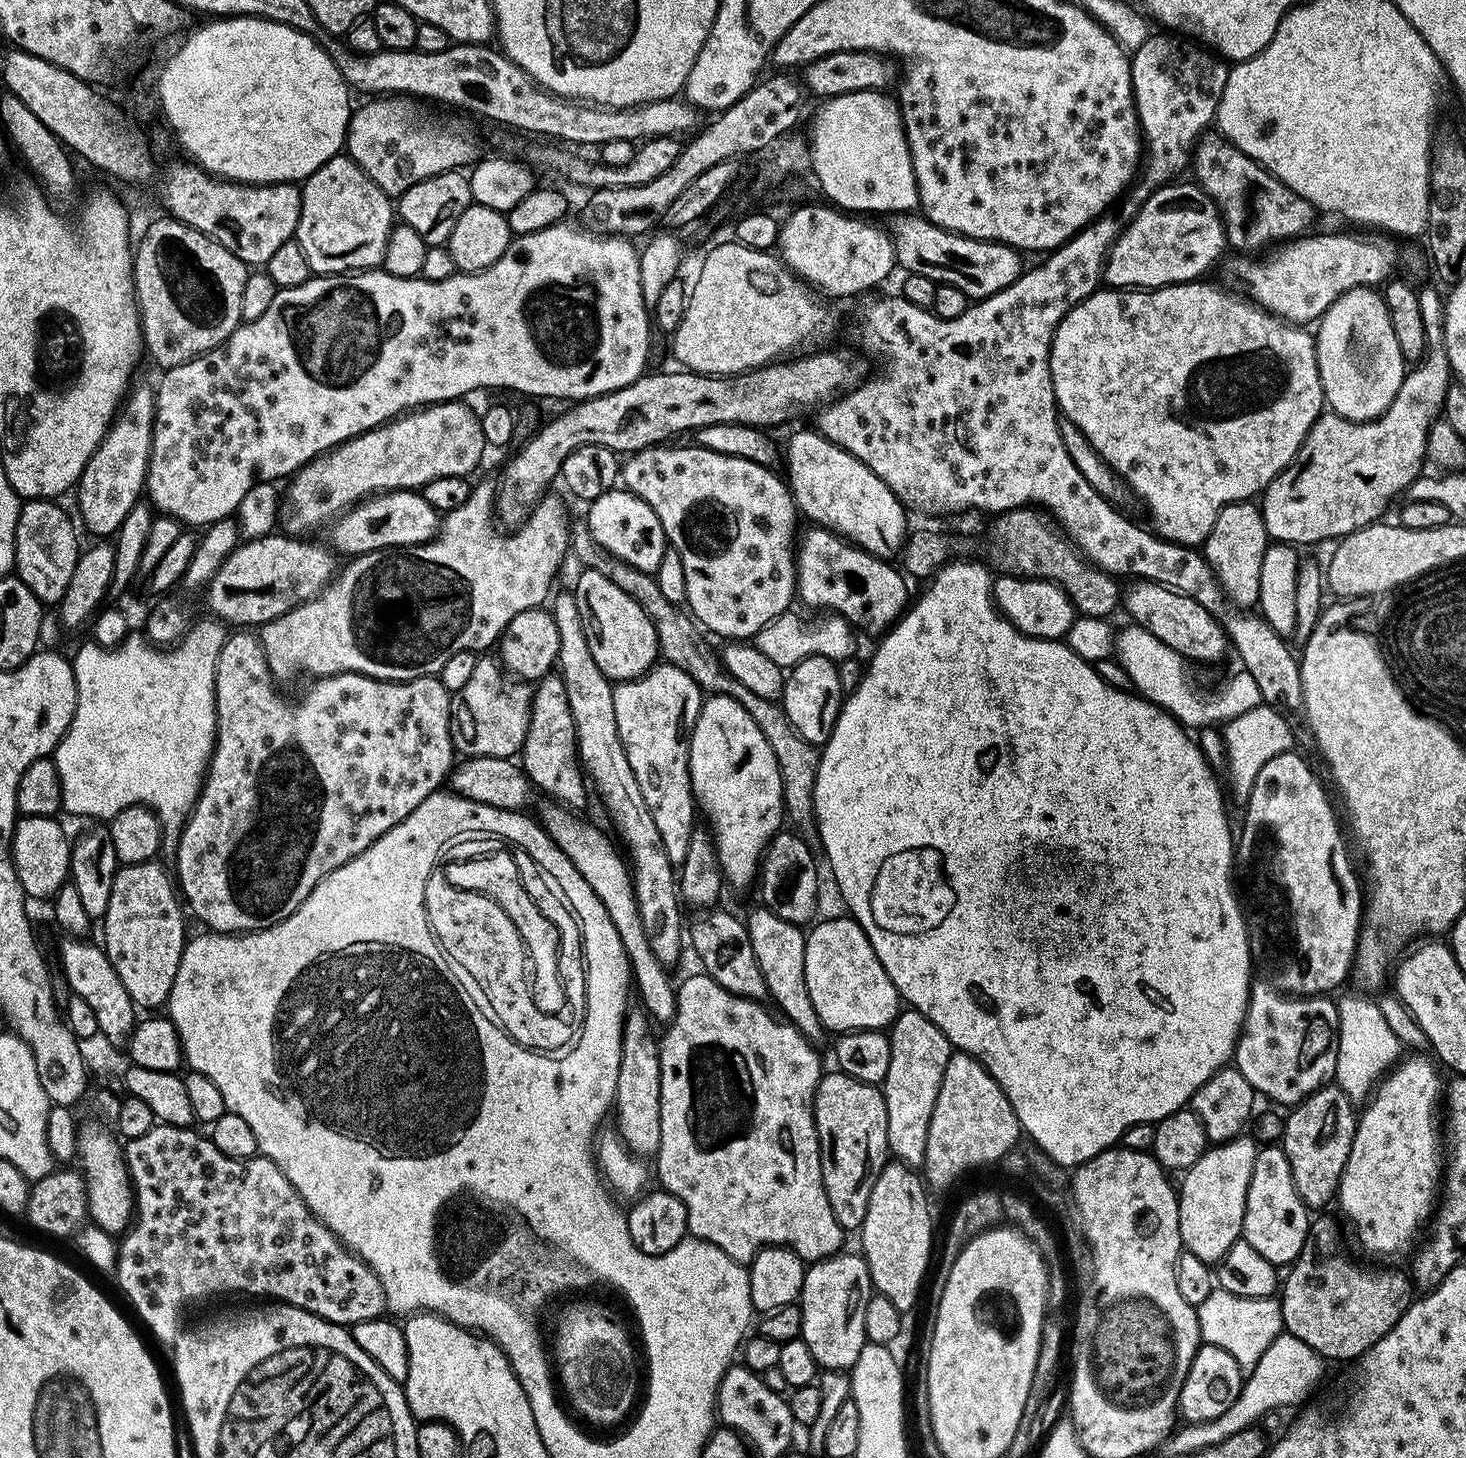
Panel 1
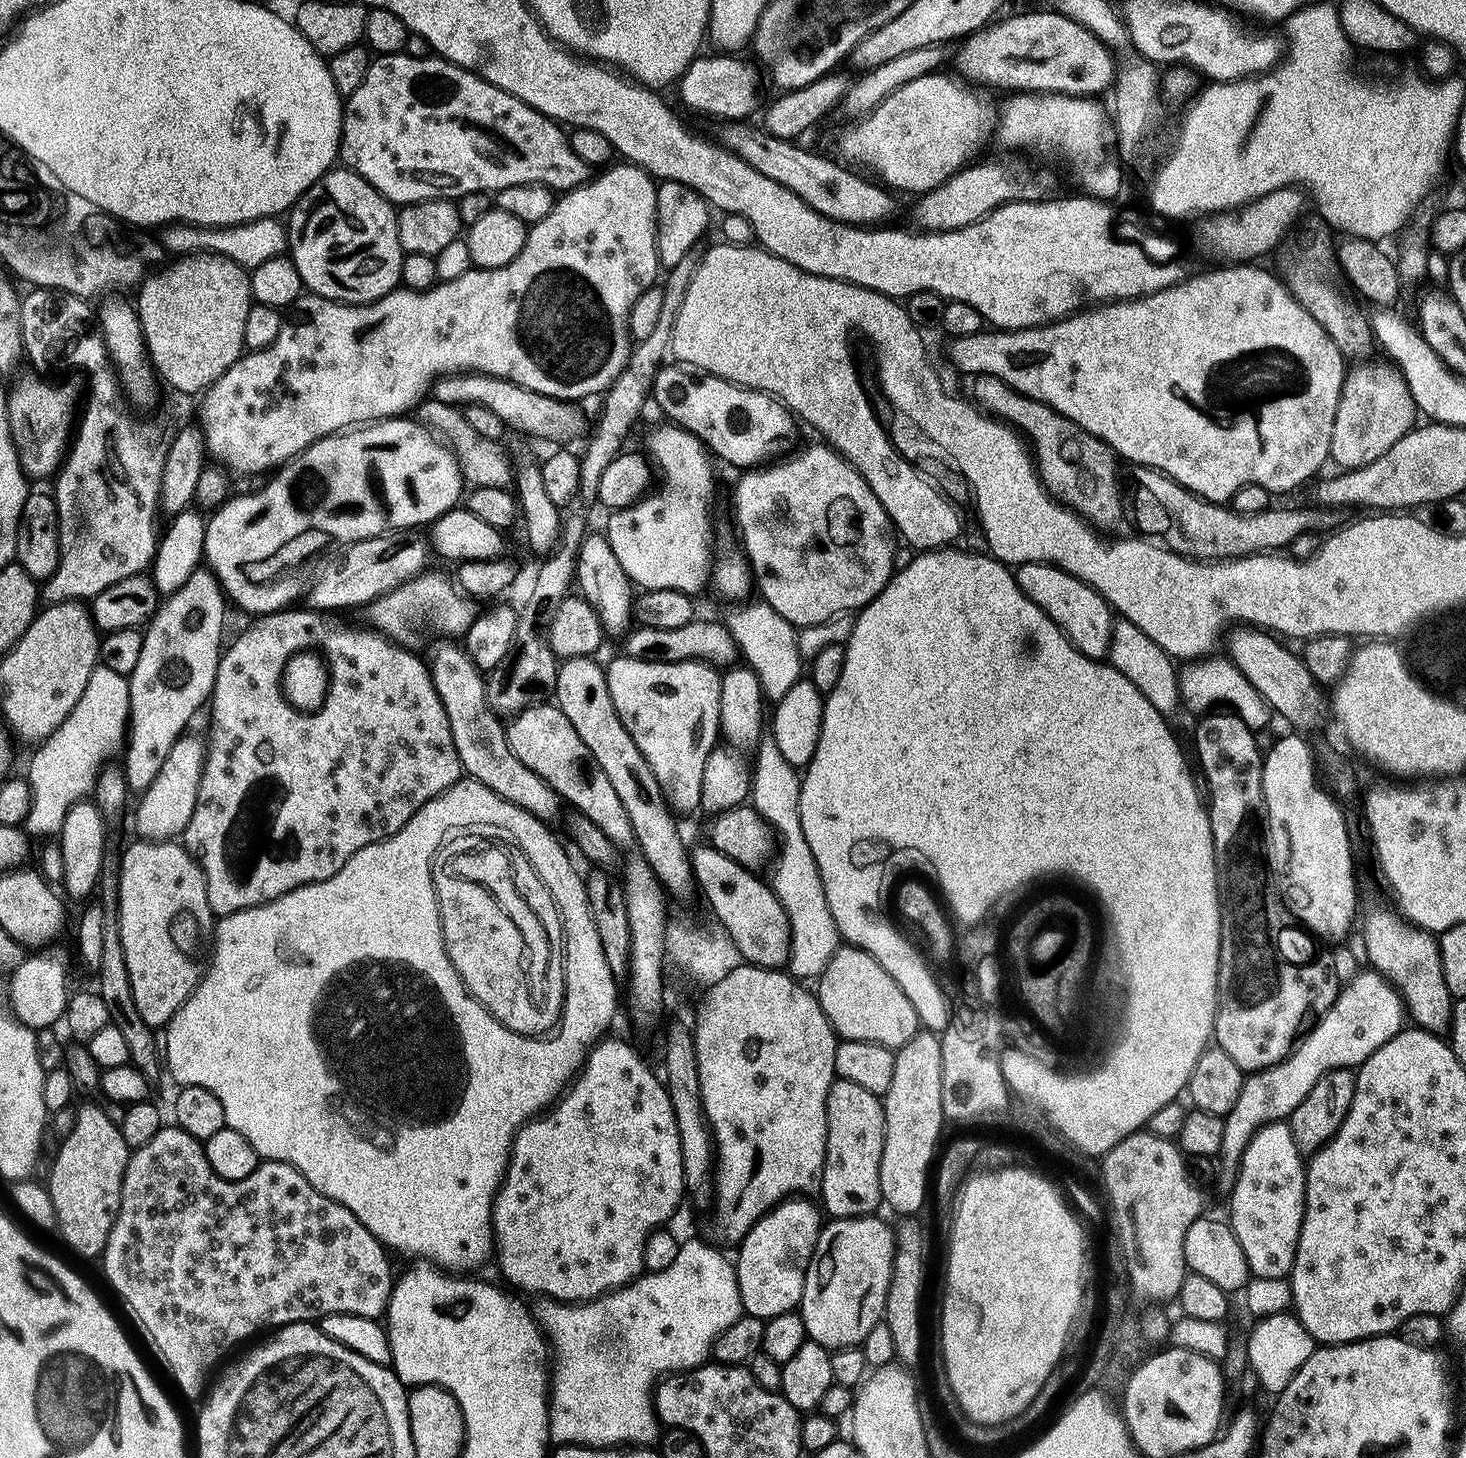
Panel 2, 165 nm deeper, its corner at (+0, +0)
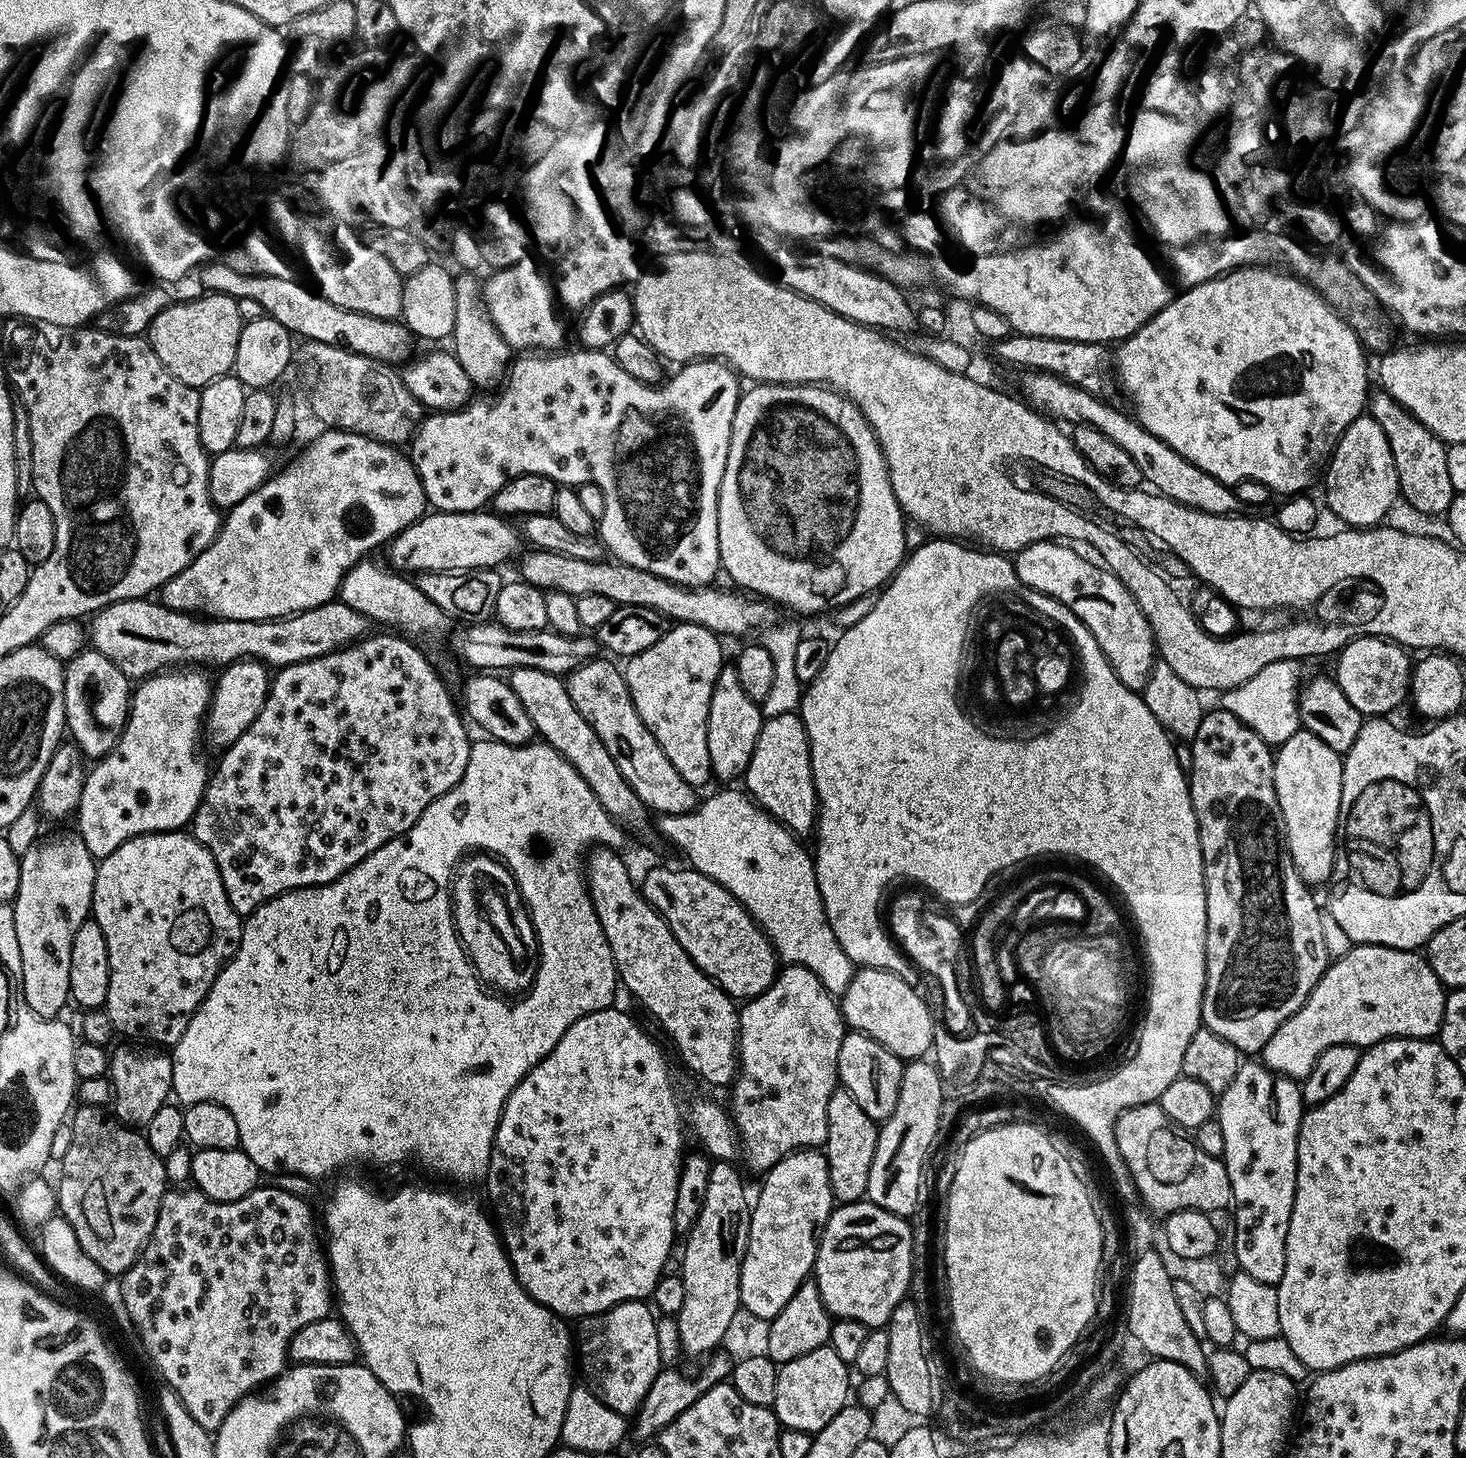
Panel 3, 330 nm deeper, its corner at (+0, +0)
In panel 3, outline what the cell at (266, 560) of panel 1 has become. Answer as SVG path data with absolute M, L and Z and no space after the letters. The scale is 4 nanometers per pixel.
M492 510L429 511L392 537L386 548L387 563L401 574L447 574L470 568L499 569L503 560L517 555L516 547L522 544L517 529L515 532L507 522L503 515Z

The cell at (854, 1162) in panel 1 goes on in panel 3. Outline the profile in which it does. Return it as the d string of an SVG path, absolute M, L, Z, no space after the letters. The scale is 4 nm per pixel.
M837 1086L830 1094L830 1102L826 1106L826 1118L828 1119L828 1137L822 1145L822 1151L825 1158L828 1160L828 1170L830 1178L830 1186L832 1187L832 1195L840 1204L853 1204L855 1200L863 1200L868 1195L868 1183L870 1182L870 1166L874 1162L874 1150L872 1145L872 1132L878 1127L877 1121L870 1118L870 1114L866 1114L866 1110L862 1110L862 1106L858 1106L858 1102L854 1102L854 1094L850 1094L843 1086Z

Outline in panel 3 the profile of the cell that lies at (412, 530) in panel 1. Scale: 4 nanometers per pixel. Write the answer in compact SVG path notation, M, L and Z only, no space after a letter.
M528 550L528 553L522 556L519 557L519 560L521 559L519 579L549 593L561 592L569 598L602 594L613 600L617 606L648 607L654 612L660 612L669 621L697 624L725 637L740 636L743 632L756 627L759 629L772 620L770 618L773 609L763 599L749 598L747 595L735 596L732 592L723 592L722 589L716 588L717 586L683 588L680 584L671 584L670 581L658 578L646 570L638 570L634 566L619 562L604 564L601 559L582 562L582 558L568 558L566 554L539 550Z

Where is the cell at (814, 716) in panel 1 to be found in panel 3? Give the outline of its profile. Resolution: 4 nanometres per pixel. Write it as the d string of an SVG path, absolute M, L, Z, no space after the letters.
M795 711L765 719L760 727L758 742L742 777L749 796L791 832L803 834L813 831L818 805L812 777L812 759L808 749L808 735L804 723Z

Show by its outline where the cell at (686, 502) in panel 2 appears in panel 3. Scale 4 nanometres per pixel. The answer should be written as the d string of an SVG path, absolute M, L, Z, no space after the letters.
M560 350L555 354L520 354L511 361L510 367L507 371L507 377L503 382L502 387L495 393L496 400L476 400L465 403L463 406L456 409L454 412L437 412L433 411L431 414L425 415L423 420L420 421L419 427L413 433L410 439L410 447L412 446L412 452L410 451L410 459L412 465L416 467L416 473L418 478L422 482L422 490L424 496L428 499L429 505L435 511L438 512L479 512L498 494L500 488L506 486L508 480L513 476L520 475L544 475L551 477L554 472L580 472L581 481L592 481L600 488L604 495L604 514L598 520L598 536L602 541L605 549L609 553L613 552L615 559L621 564L629 564L634 566L638 570L646 570L650 574L654 574L658 578L670 581L671 584L680 584L683 588L706 588L713 583L712 580L716 576L716 572L721 571L720 566L720 551L718 550L718 490L720 489L720 483L722 482L722 470L726 470L726 454L730 450L730 438L732 437L732 419L734 418L734 410L738 406L740 397L742 395L742 387L740 388L741 381L738 379L737 373L733 371L729 365L711 358L705 358L703 360L697 360L695 362L688 362L683 365L684 368L681 372L676 372L672 377L665 379L658 384L643 384L638 382L638 378L630 378L630 374L626 374L626 370L614 366L614 360L611 355L605 354L600 350L588 350L580 352L568 352L569 350Z

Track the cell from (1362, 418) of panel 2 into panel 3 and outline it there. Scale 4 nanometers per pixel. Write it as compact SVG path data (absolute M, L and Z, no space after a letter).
M1362 414L1350 422L1332 449L1323 476L1324 500L1328 503L1329 510L1338 519L1345 520L1345 525L1353 528L1379 525L1383 521L1380 519L1391 510L1392 503L1398 500L1400 483L1390 454L1390 442L1386 442L1382 426L1378 426L1371 414Z

